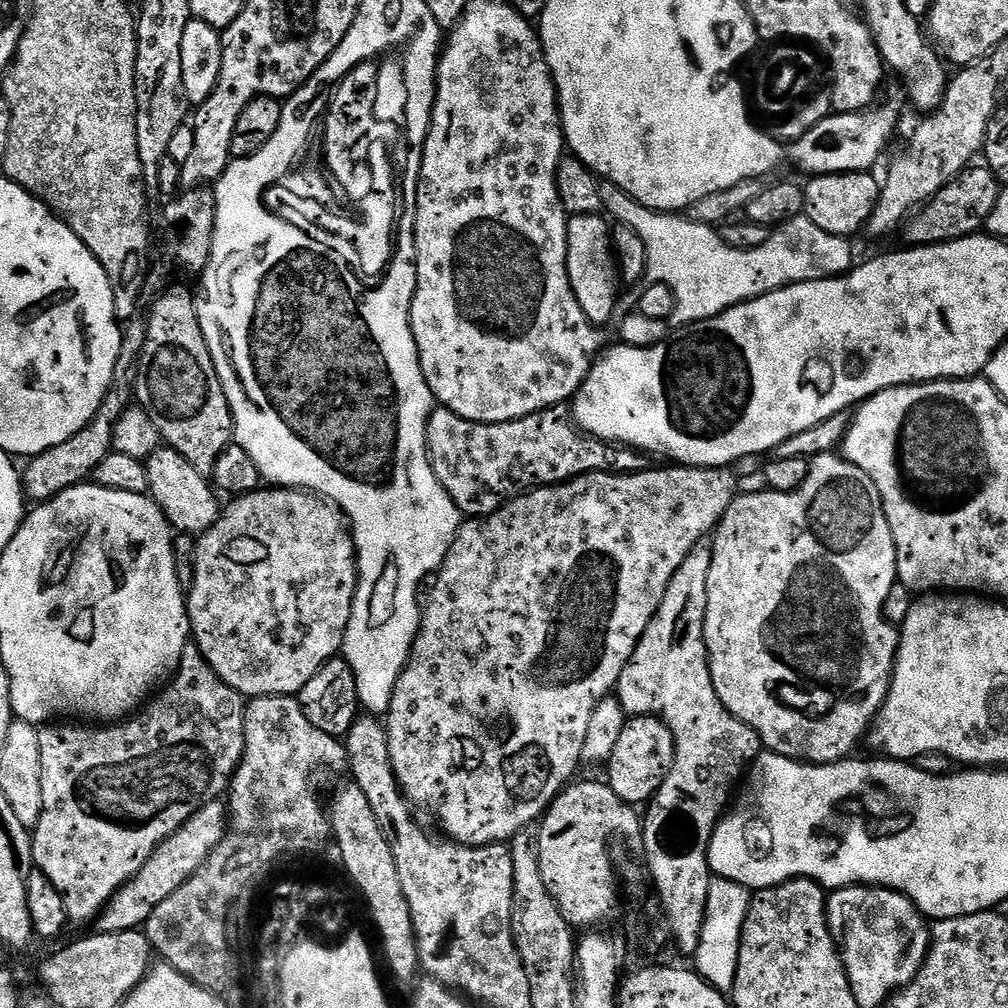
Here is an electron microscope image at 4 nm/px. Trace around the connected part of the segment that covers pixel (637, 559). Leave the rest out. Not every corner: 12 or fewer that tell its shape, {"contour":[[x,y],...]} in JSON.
{"contour":[[731,467],[461,523],[386,713],[473,848],[577,775]]}

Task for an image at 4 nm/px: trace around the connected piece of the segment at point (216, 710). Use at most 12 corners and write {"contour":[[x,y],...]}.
{"contour":[[189,642],[123,722],[39,729],[35,871],[93,923],[225,795],[245,697]]}

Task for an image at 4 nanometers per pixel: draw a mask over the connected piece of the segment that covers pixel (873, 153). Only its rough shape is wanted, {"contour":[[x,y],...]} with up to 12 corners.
{"contour":[[900,112],[827,116],[788,156],[812,176],[875,169]]}

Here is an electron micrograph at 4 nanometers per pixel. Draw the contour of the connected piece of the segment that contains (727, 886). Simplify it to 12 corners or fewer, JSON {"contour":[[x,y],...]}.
{"contour":[[713,879],[694,968],[731,993],[749,889]]}

